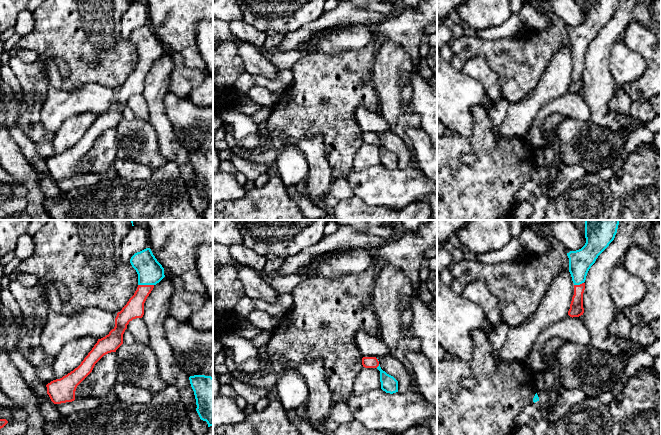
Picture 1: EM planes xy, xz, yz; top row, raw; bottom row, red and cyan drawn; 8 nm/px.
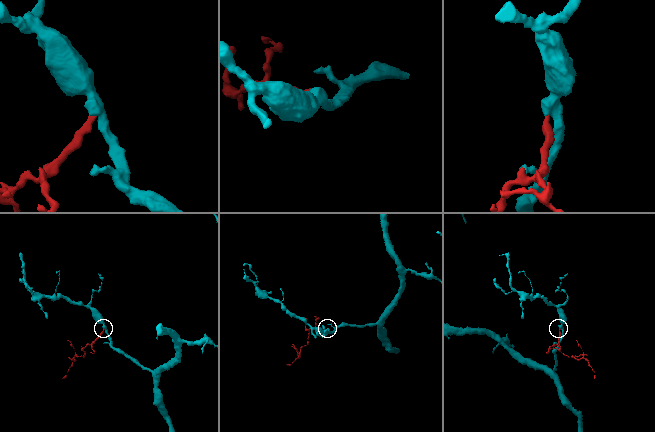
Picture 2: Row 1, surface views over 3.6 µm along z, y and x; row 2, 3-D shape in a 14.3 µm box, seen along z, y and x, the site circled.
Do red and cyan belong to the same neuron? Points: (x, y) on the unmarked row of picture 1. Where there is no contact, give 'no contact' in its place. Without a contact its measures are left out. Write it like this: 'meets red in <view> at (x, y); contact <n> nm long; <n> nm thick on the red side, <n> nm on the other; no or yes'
meets red in xy at (146, 61); contact 130 nm long; 150 nm thick on the red side, 200 nm on the other; yes

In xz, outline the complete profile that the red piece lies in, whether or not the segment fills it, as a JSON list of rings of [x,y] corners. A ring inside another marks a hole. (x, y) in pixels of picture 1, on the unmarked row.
[[[363,133],[362,141],[365,144],[377,144],[380,147],[381,165],[383,167],[390,170],[398,168],[398,157],[381,145],[378,134]]]

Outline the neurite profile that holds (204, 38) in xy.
[[[202,20],[197,26],[197,48],[209,75],[213,77],[213,22]]]

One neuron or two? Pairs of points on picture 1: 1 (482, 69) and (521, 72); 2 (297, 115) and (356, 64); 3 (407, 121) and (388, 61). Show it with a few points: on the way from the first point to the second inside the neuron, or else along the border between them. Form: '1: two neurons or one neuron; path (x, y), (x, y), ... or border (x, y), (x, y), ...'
1: two neurons; border (473, 57), (487, 62), (502, 92)
2: one neuron; path (313, 104), (330, 87), (345, 80)
3: one neuron; path (392, 106), (389, 98), (388, 76)

